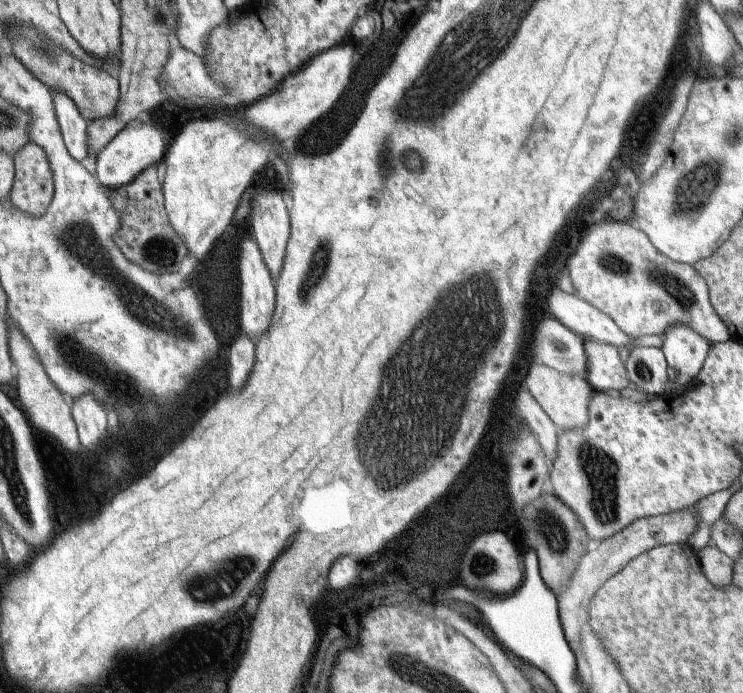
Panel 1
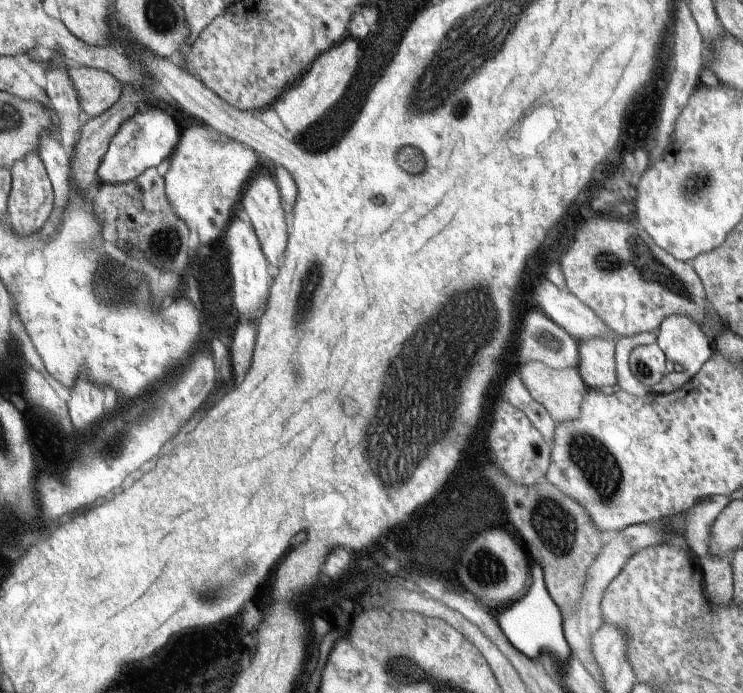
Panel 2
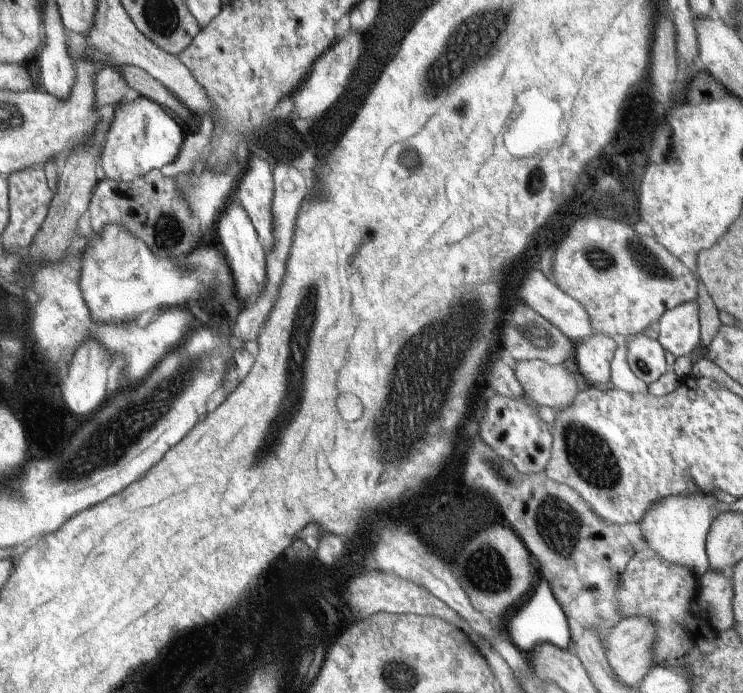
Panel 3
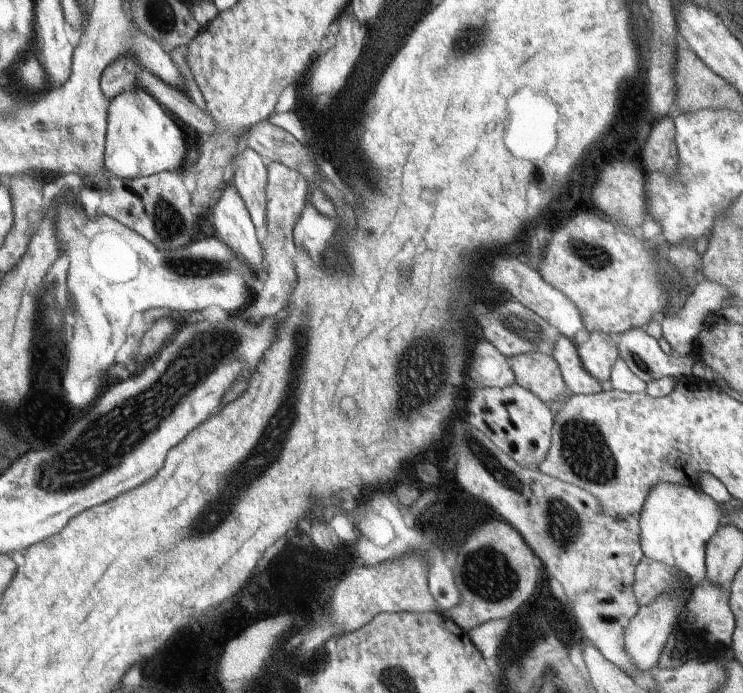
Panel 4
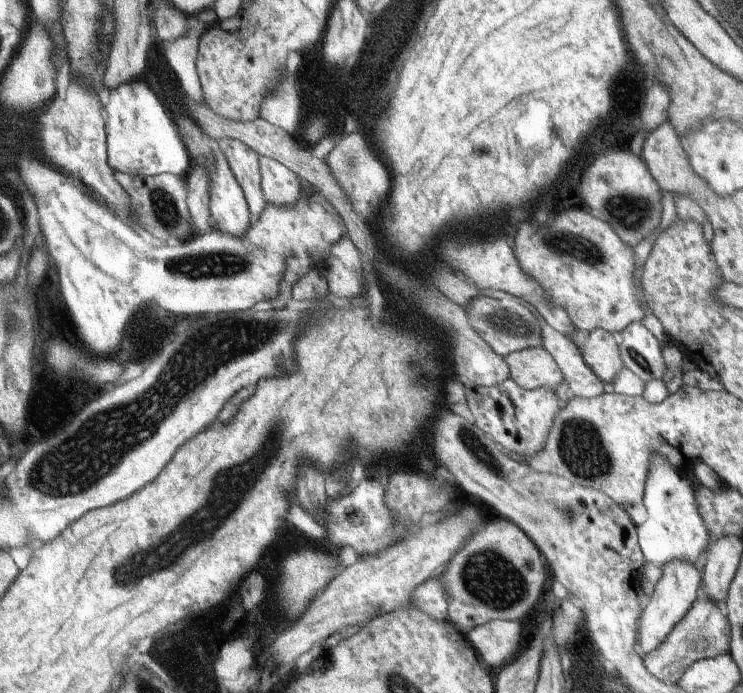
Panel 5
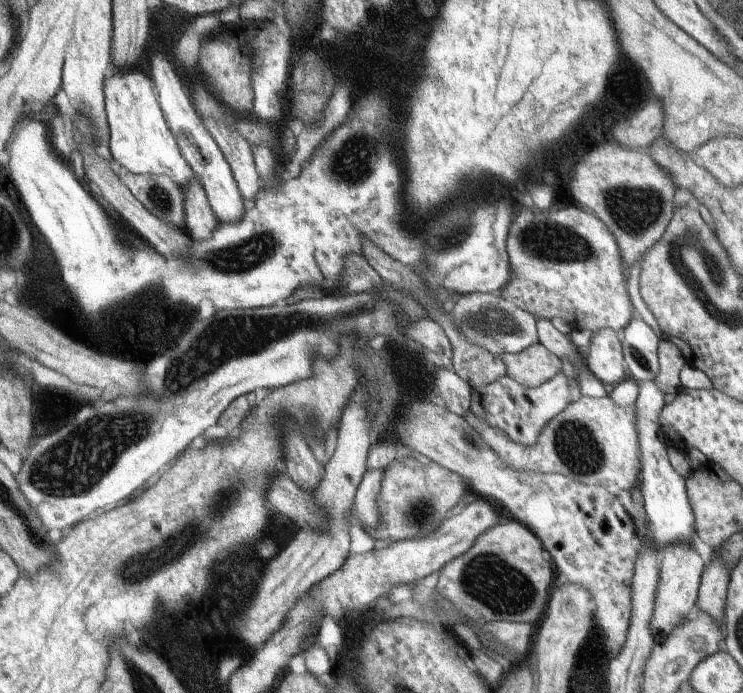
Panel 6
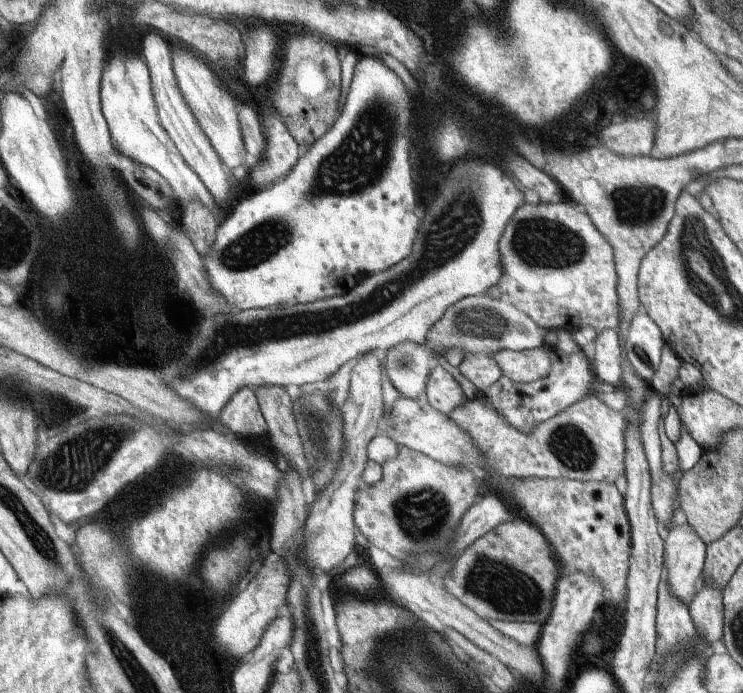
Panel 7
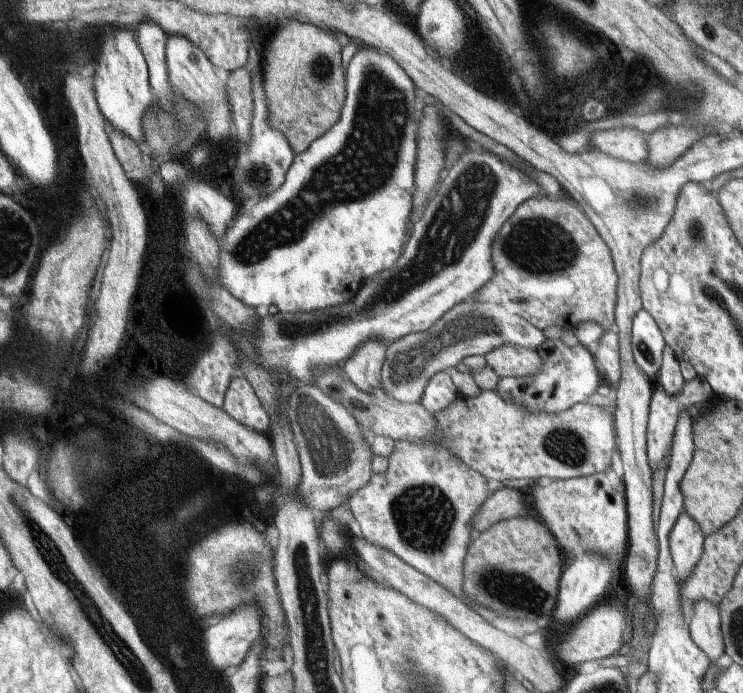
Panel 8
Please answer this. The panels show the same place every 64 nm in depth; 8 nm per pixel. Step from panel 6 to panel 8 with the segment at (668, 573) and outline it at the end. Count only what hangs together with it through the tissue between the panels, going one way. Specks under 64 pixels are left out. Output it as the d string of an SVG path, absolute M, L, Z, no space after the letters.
M687 512L677 516L669 531L669 552L673 566L675 566L676 582L685 582L691 576L691 570L695 568L701 548L703 548L704 534L687 516Z

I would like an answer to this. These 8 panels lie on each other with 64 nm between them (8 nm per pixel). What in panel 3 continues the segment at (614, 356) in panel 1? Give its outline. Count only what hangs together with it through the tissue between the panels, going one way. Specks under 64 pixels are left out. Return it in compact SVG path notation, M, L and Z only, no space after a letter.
M597 332L575 343L575 362L585 382L597 387L603 387L609 382L610 364L615 349L616 345L611 337Z

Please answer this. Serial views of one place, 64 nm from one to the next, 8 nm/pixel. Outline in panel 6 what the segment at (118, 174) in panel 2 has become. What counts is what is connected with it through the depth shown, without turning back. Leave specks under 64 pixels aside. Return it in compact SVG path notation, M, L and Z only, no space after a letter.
M138 67L125 68L123 72L112 72L105 76L102 89L109 134L108 148L113 160L133 174L167 176L182 190L191 182L198 181L181 156L177 142L163 120L152 82L146 72Z

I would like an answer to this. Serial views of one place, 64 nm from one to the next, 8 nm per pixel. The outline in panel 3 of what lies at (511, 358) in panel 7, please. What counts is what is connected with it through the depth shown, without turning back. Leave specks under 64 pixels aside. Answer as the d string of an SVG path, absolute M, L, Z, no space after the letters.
M539 358L517 360L511 363L511 367L524 394L529 396L538 406L547 406L547 408L551 408L555 412L565 410L567 406L571 406L571 402L573 402L578 390L575 380L567 372L567 368L563 368L559 364L547 364L545 360Z

